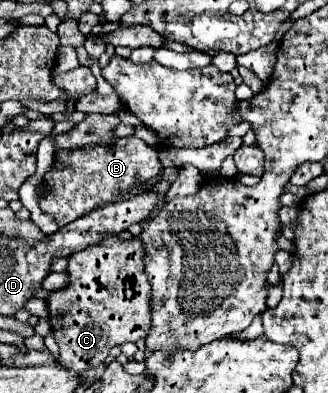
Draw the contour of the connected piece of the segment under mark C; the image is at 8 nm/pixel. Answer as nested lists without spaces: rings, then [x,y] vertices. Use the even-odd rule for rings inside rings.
[[[106,235],[102,243],[90,245],[68,257],[70,285],[60,291],[54,291],[48,297],[48,313],[52,333],[60,347],[58,363],[62,367],[84,375],[102,365],[114,345],[122,345],[126,341],[138,343],[140,339],[146,339],[150,331],[150,281],[144,273],[144,255],[146,247],[142,247],[142,241],[138,237],[130,237],[124,241],[118,235]]]

